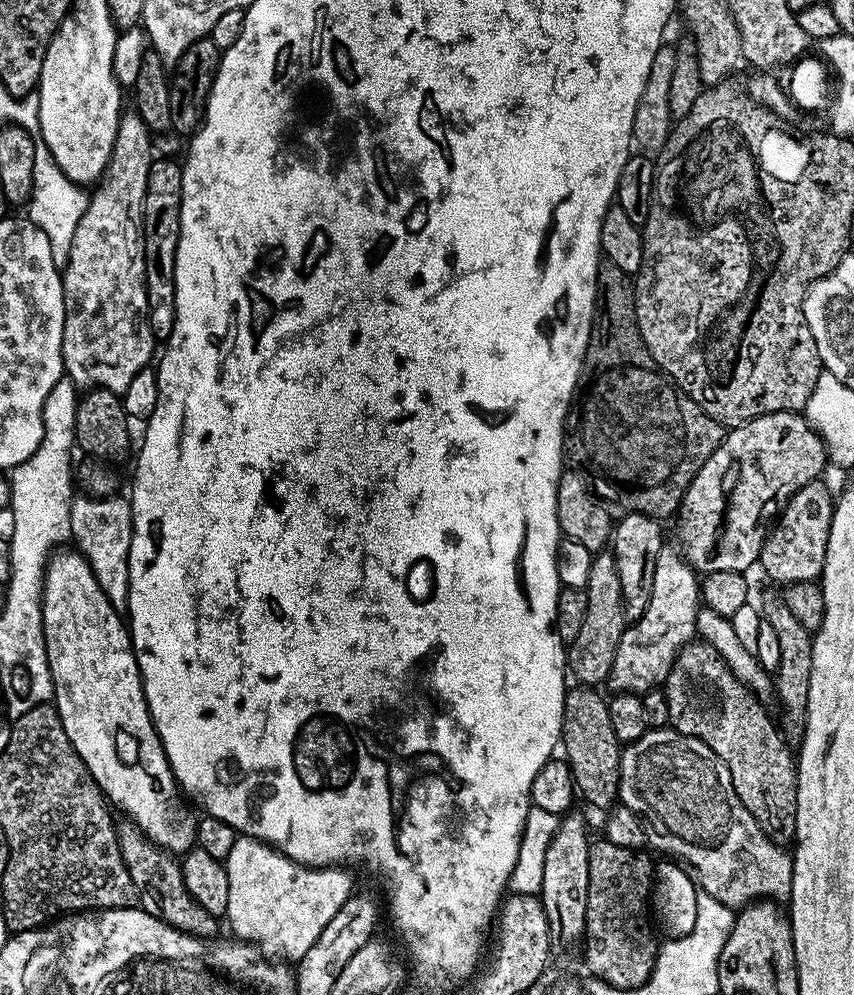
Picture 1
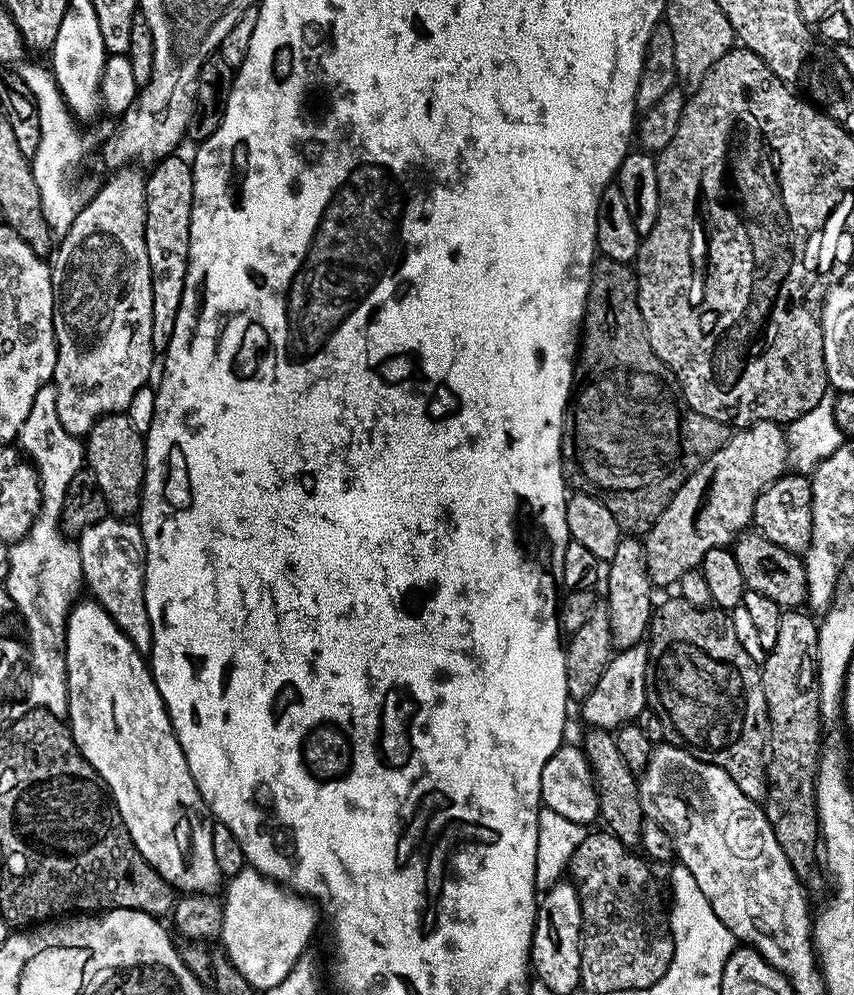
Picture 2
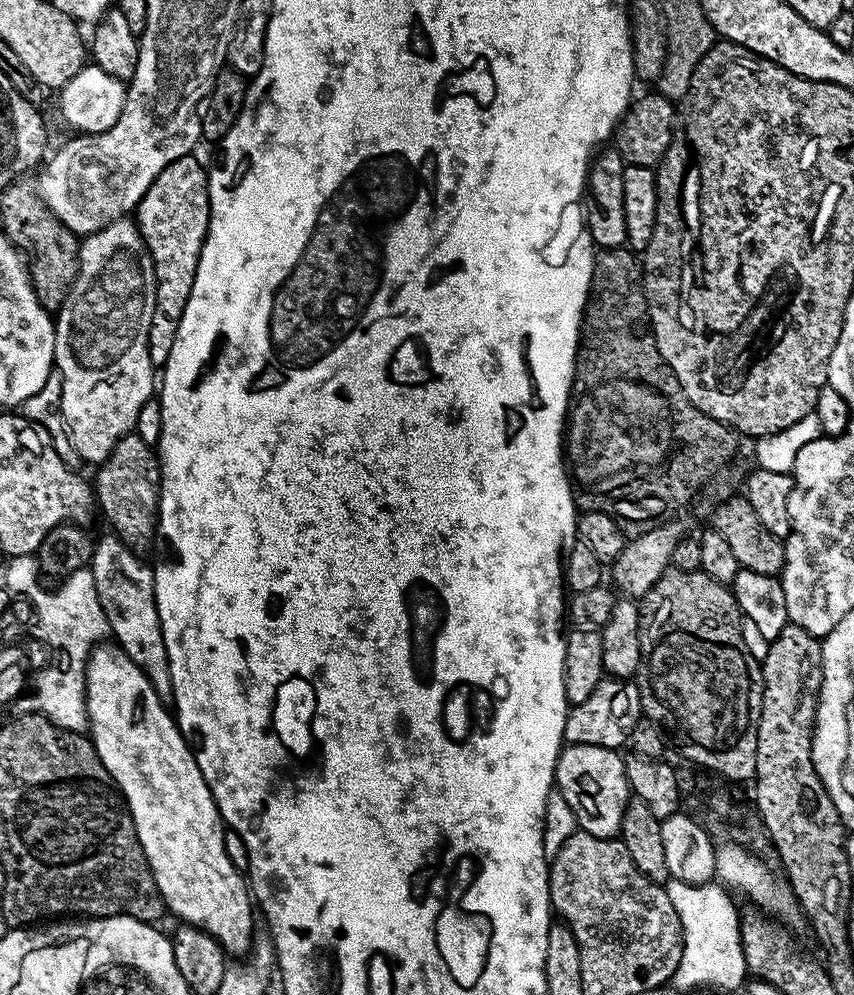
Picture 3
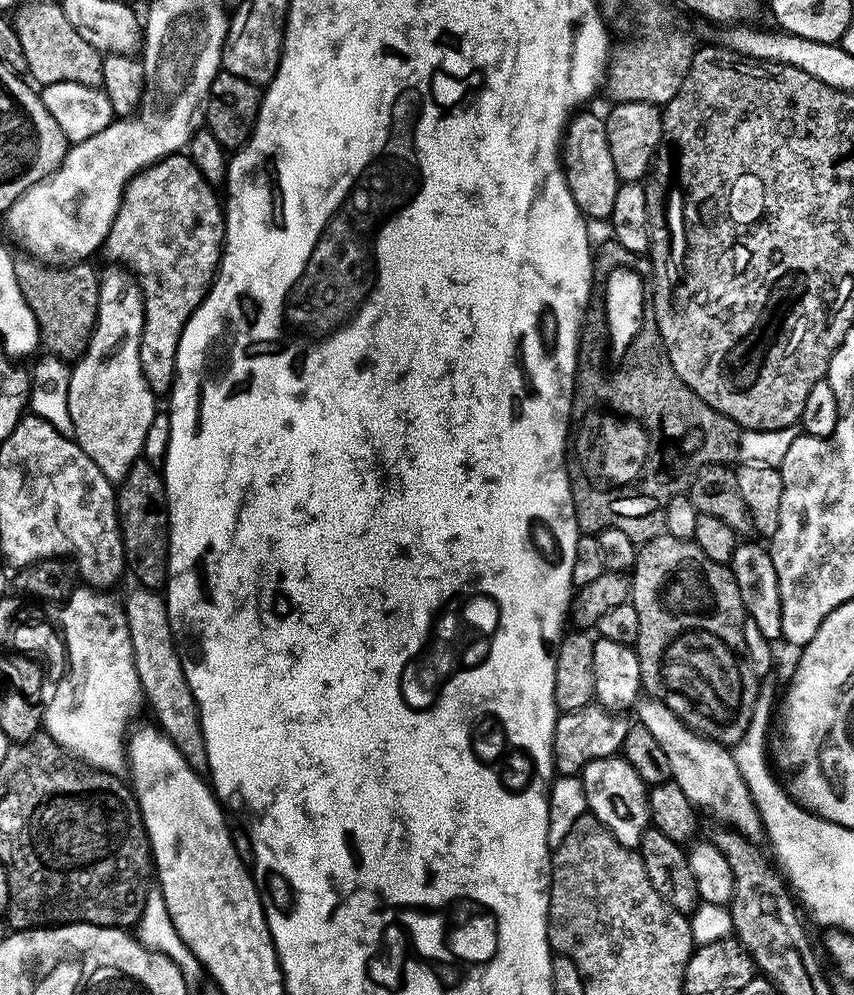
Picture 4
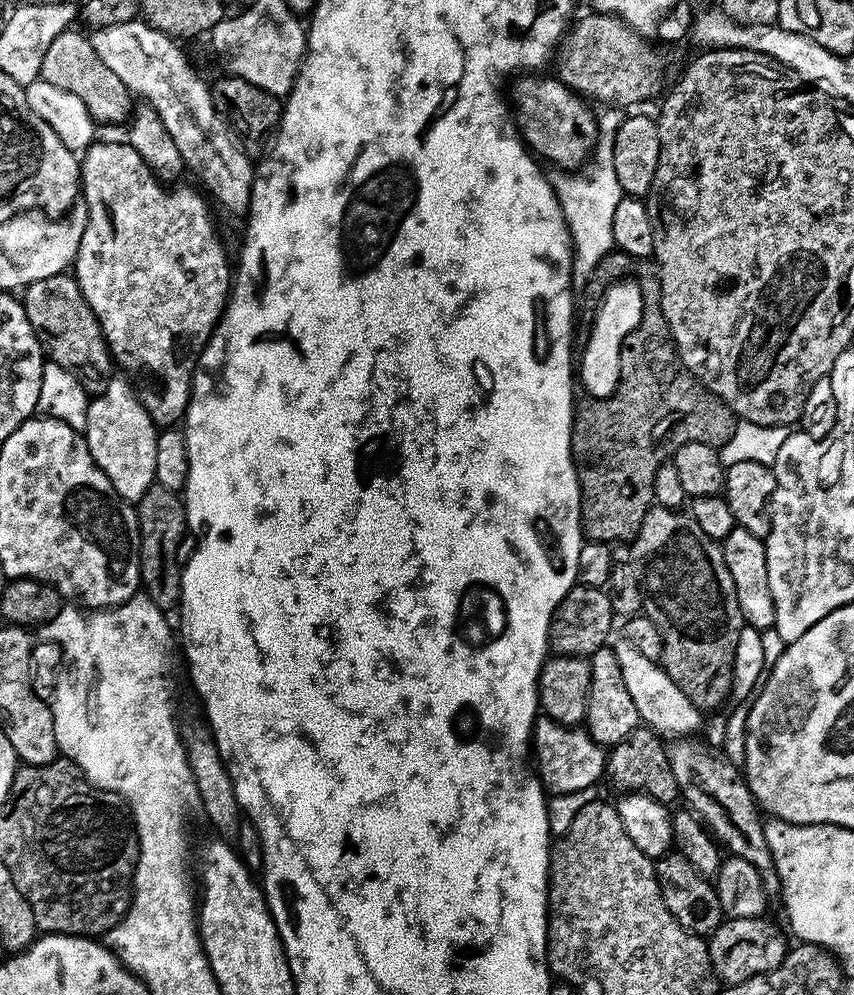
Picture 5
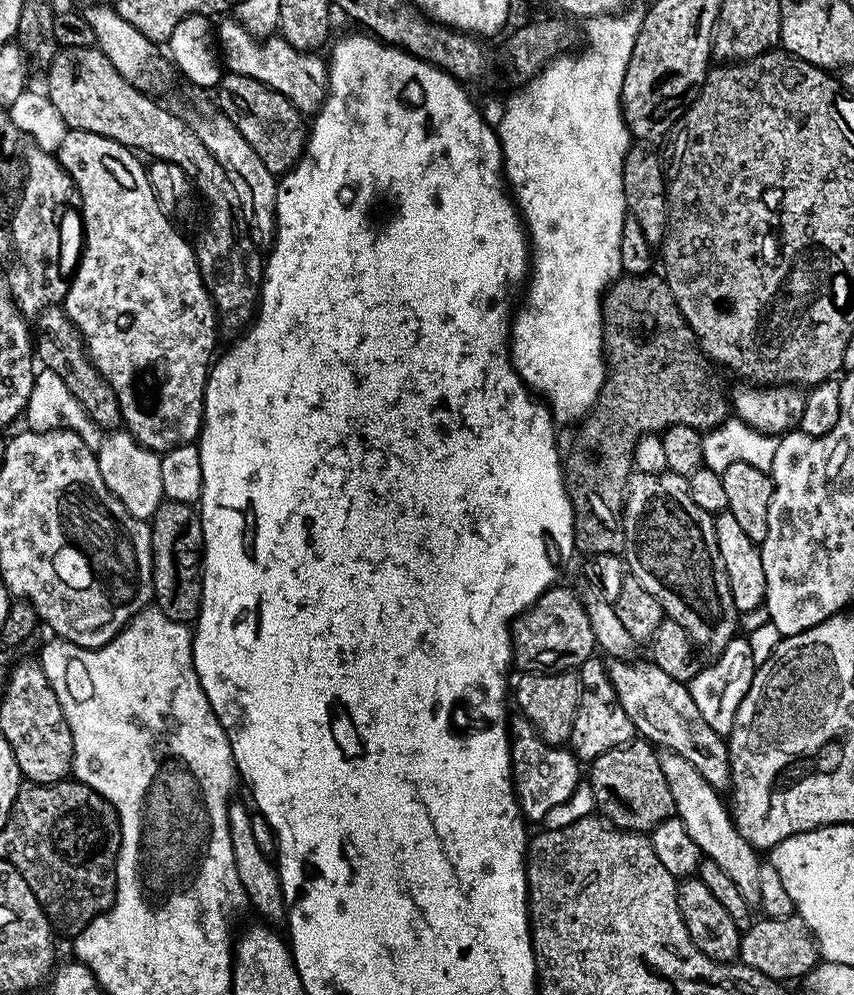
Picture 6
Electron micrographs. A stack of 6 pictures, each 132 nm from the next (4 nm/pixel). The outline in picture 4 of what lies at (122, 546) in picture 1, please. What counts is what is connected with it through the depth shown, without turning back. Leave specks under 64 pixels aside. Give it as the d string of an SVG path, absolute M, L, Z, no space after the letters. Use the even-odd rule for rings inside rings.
M133 587L128 597L123 597L122 603L134 650L134 666L138 670L147 707L152 707L157 720L155 723L164 735L172 739L174 746L178 746L186 762L190 762L194 769L203 769L208 758L204 749L204 735L200 729L200 710L182 670L180 651L176 649L176 640L172 637L172 627L168 621L165 597L151 588Z

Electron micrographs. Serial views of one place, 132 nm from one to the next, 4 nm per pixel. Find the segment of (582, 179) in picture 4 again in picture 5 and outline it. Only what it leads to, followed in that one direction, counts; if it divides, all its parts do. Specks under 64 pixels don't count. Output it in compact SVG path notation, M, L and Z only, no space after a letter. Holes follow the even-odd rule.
M520 74L511 81L510 100L520 135L541 161L549 160L560 170L583 169L591 161L600 138L597 113L592 113L593 105L585 97L573 92L555 75L540 75L544 74Z

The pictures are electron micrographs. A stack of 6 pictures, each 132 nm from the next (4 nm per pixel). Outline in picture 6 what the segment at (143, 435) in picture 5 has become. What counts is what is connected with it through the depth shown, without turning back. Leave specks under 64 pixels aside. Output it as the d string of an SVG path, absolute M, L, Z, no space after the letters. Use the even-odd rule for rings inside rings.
M112 430L101 439L99 448L95 449L98 470L102 470L102 482L134 514L134 518L148 522L158 510L164 498L162 490L162 466L160 456L142 446L127 430Z

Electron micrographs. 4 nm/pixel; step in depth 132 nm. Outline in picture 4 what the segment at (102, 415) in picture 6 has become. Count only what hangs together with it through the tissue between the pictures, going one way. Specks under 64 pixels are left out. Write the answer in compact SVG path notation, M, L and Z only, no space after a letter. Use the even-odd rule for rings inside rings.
M24 254L14 259L18 286L22 290L22 298L26 298L26 306L34 310L41 345L61 360L79 360L96 325L100 276L90 265L88 262L73 262L63 266L49 266L42 260Z

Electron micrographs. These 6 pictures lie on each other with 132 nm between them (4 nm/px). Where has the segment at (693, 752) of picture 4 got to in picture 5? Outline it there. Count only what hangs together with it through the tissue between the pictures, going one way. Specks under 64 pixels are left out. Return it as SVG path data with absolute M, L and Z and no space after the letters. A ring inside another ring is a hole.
M626 642L617 643L615 650L618 666L622 669L622 682L626 682L626 691L630 698L634 698L634 706L638 706L641 721L664 738L688 738L696 734L700 728L701 709L696 708L682 690L678 690L663 667L657 661L638 654L638 650Z

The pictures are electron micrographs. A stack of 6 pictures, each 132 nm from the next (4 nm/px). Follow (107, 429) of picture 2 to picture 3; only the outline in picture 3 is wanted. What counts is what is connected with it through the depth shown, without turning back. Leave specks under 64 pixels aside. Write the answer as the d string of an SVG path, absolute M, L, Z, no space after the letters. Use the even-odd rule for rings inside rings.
M135 434L123 436L118 446L95 469L94 500L104 511L111 531L137 554L156 543L156 518L160 515L160 461L153 445Z

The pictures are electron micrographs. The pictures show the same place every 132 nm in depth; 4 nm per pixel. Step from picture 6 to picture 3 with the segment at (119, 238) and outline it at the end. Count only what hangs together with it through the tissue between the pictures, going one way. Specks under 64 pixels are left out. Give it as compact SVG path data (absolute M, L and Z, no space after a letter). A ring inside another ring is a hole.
M189 154L170 162L166 170L154 178L150 190L146 190L134 213L136 226L156 271L156 305L148 335L150 358L156 366L163 366L170 358L170 346L174 346L178 322L194 286L194 274L208 229L208 173L205 165L200 165L194 157Z

